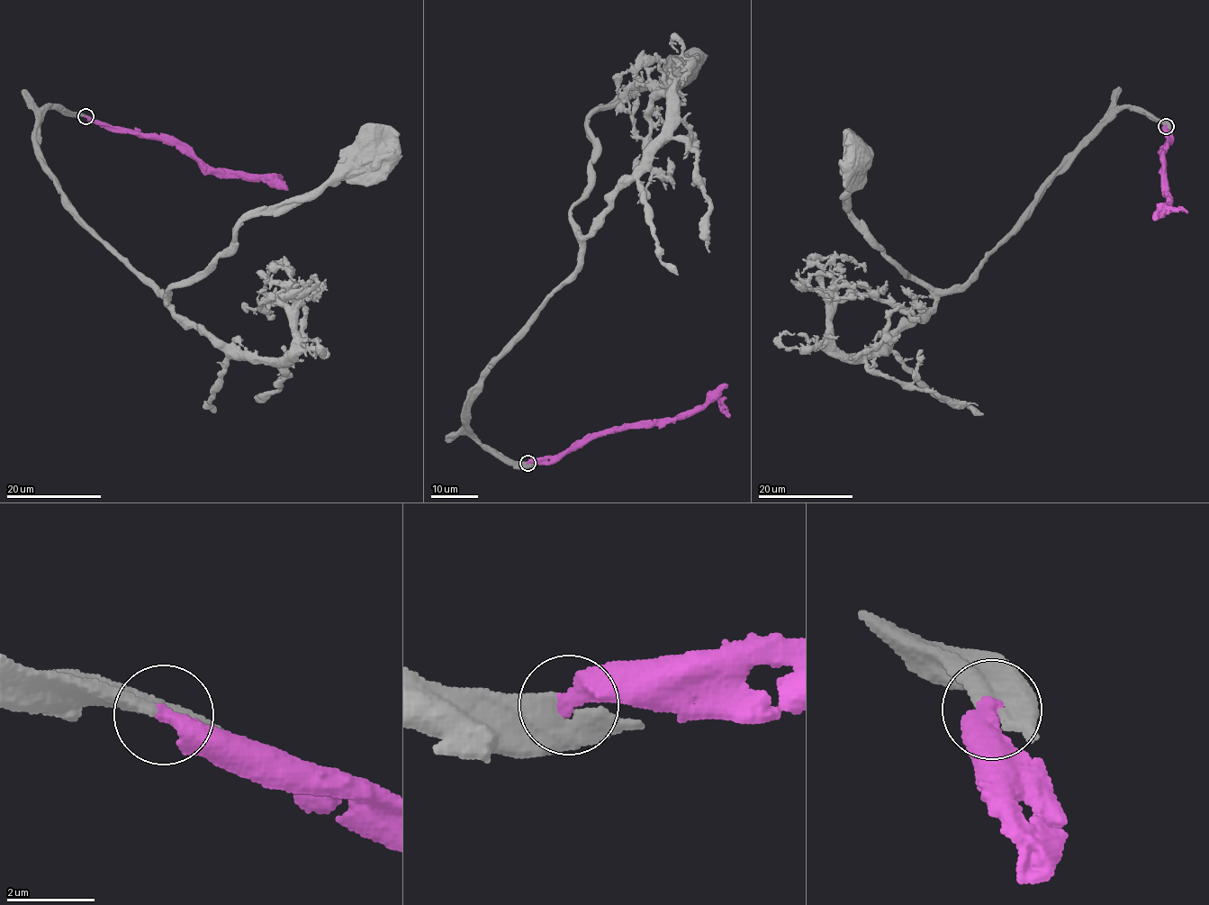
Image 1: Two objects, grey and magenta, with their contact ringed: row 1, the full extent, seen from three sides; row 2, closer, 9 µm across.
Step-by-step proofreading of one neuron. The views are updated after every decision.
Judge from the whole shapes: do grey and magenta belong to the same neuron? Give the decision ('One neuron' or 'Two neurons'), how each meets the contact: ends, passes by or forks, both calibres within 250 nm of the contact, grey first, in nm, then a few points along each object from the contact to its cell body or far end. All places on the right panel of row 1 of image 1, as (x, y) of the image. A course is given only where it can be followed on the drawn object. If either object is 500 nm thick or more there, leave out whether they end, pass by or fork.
One neuron. At the ring grey passes by. At the ring magenta ends. Thickness 420 nm (grey) against 480 nm. Course of grey: (1166, 126), (1123, 108), (1097, 128), (966, 282), (946, 290), (906, 276), (846, 207), (861, 172), (857, 155). Course of magenta: (1166, 126), (1168, 145), (1163, 152), (1163, 164), (1166, 192), (1172, 200), (1166, 206), (1187, 212)

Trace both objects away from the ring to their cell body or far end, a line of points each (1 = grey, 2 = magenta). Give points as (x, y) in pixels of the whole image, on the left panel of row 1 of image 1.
1: (85, 117), (47, 107), (35, 138), (46, 169), (169, 297), (239, 222), (317, 194), (371, 149)
2: (85, 117), (181, 145), (214, 168), (280, 176), (282, 179)

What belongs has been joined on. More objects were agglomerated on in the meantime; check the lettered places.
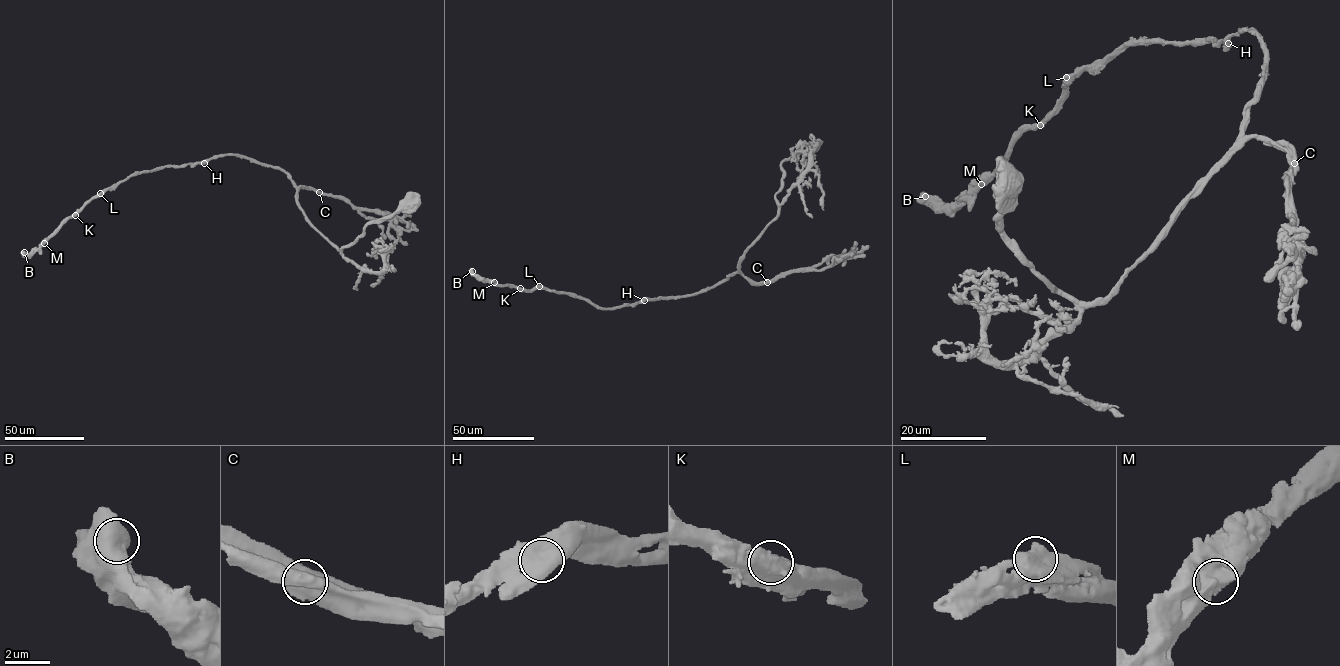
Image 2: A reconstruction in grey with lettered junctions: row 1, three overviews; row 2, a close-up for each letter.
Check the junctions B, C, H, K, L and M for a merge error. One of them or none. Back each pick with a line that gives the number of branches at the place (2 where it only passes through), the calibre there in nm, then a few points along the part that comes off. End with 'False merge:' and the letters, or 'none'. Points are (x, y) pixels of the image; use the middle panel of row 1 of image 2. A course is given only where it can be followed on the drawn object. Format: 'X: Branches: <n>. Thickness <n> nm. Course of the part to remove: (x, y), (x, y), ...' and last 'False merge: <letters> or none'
C: Branches: 1. Thickness 1250 nm. Course of the part to remove: (767, 282), (792, 272), (822, 270), (846, 258), (865, 254)
False merge: C

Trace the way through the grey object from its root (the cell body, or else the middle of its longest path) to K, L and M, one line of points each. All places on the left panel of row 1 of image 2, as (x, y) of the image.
K: (410, 200), (372, 220), (340, 251), (304, 215), (280, 168), (220, 155), (131, 174), (75, 215)
L: (410, 200), (372, 220), (340, 251), (304, 215), (288, 175), (238, 155), (136, 172), (100, 193)
M: (410, 200), (372, 220), (340, 251), (304, 215), (280, 168), (220, 155), (131, 174), (65, 218), (44, 243)

